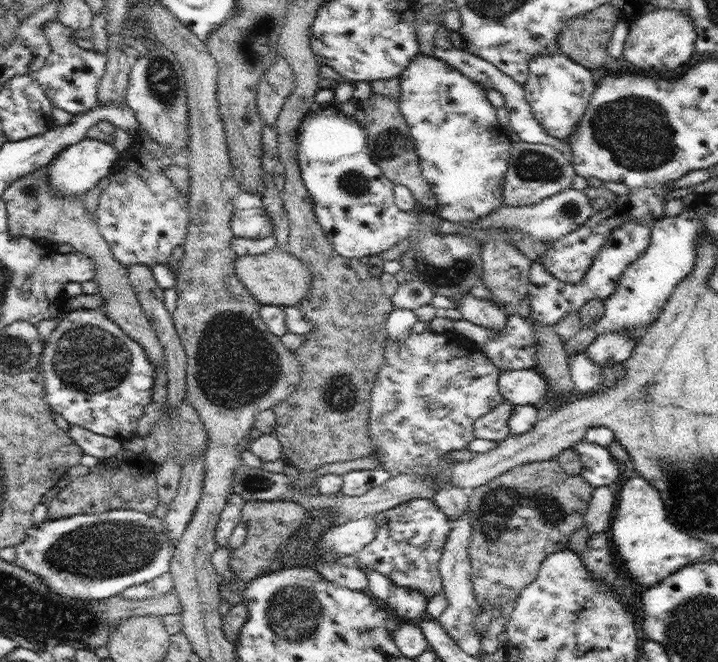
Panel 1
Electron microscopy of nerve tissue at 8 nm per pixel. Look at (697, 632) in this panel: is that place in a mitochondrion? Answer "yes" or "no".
yes

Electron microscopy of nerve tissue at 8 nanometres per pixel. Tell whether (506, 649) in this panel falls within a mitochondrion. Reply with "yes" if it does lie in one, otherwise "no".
no

